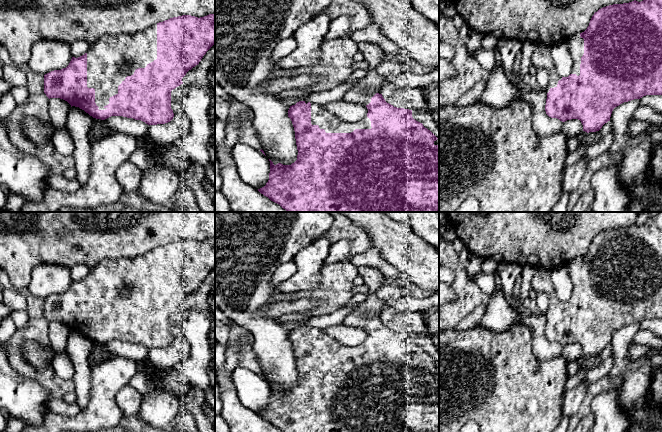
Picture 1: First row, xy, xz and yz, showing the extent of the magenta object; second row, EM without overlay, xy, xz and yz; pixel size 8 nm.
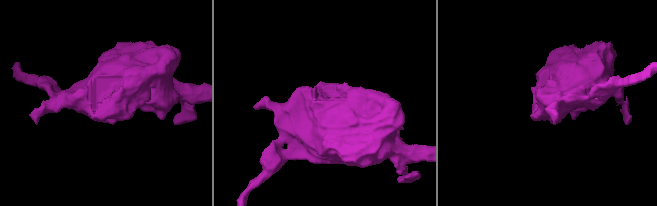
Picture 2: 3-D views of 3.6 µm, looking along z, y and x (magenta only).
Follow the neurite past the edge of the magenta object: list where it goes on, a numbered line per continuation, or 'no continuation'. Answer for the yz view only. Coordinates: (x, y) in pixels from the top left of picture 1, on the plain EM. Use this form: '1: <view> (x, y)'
1: yz (575, 267)

